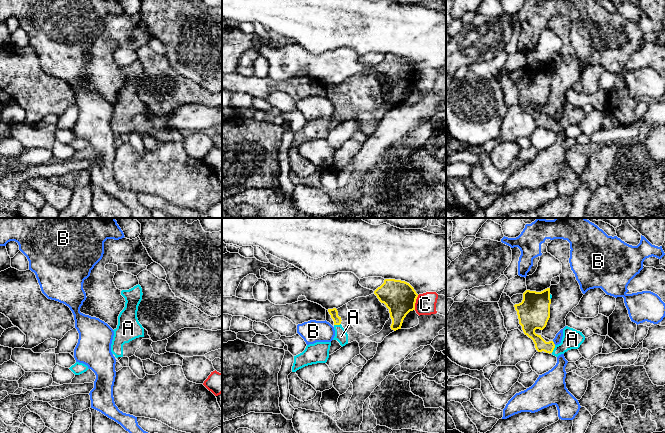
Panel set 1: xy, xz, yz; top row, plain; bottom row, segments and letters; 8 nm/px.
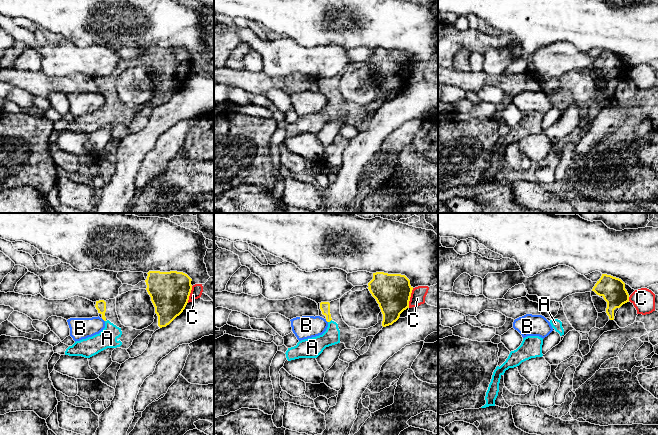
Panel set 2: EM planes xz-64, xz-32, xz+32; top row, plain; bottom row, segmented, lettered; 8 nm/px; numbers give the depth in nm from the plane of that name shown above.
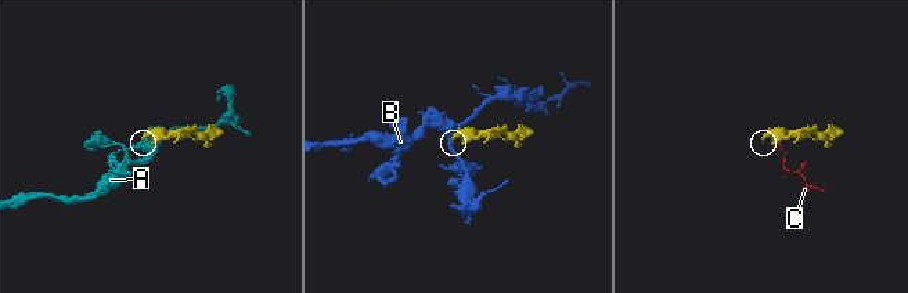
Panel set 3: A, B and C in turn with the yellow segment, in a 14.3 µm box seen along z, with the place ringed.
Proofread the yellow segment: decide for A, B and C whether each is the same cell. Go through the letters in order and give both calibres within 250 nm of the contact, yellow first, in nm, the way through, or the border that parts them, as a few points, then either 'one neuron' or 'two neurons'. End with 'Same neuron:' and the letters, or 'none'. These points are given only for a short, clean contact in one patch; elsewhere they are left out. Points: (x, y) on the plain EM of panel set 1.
A: calibres 110 and 160 nm; one neuron
B: calibres 190 and 60 nm; border yz (552, 117), (555, 120); two neurons
C: calibres 260 and 160 nm; border xz (418, 71), (414, 85); two neurons
Same neuron: A

